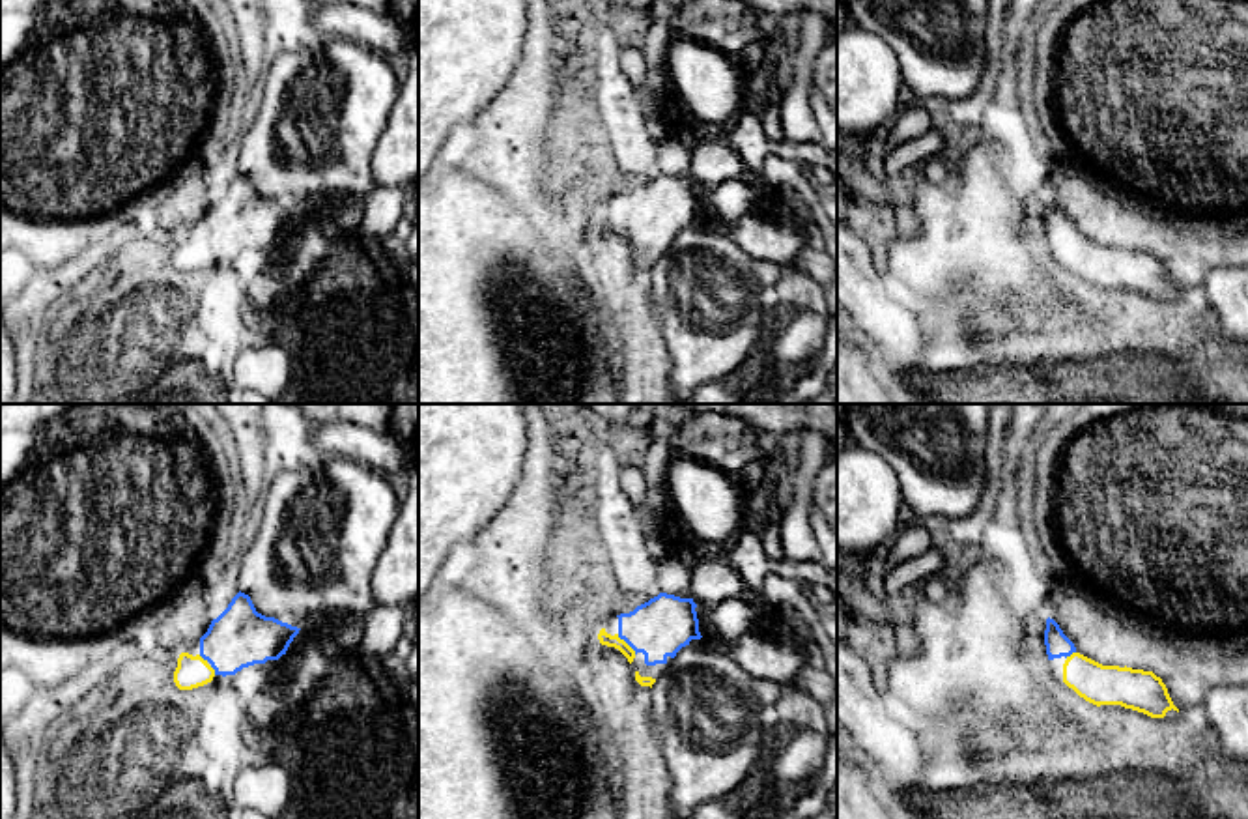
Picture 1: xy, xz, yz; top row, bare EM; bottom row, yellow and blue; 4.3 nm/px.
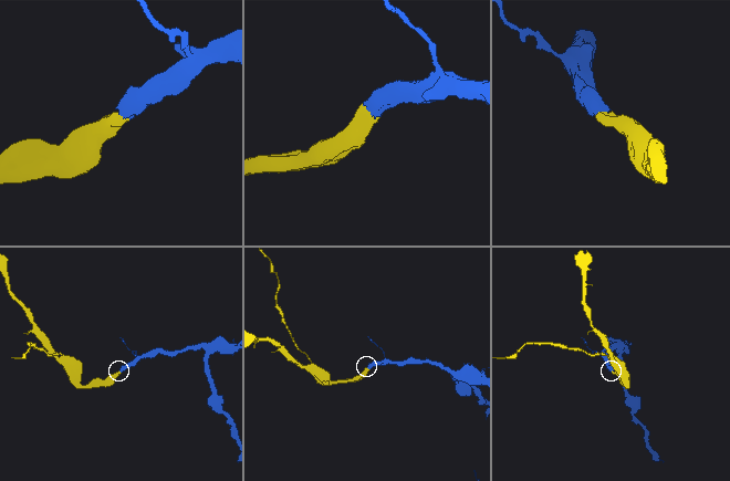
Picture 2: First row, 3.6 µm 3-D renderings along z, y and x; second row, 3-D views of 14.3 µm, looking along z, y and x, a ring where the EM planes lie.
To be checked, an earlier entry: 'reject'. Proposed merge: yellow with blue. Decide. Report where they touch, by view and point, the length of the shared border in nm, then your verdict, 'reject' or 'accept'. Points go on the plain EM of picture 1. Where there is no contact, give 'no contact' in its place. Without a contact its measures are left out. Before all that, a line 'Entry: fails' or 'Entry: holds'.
Entry: fails
xz (626, 225) | 120 nm | accept

